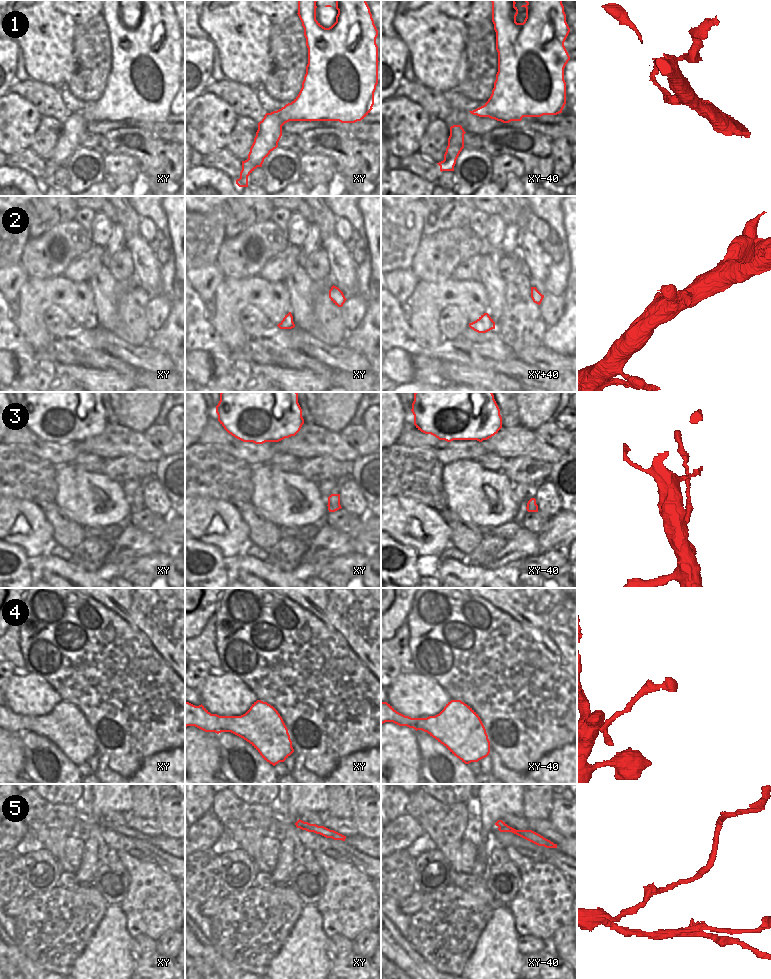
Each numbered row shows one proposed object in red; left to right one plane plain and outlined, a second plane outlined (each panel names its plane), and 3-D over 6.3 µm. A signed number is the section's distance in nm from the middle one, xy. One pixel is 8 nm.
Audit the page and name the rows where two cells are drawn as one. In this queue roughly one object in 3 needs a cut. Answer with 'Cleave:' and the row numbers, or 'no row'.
Cleave: 1, 3

